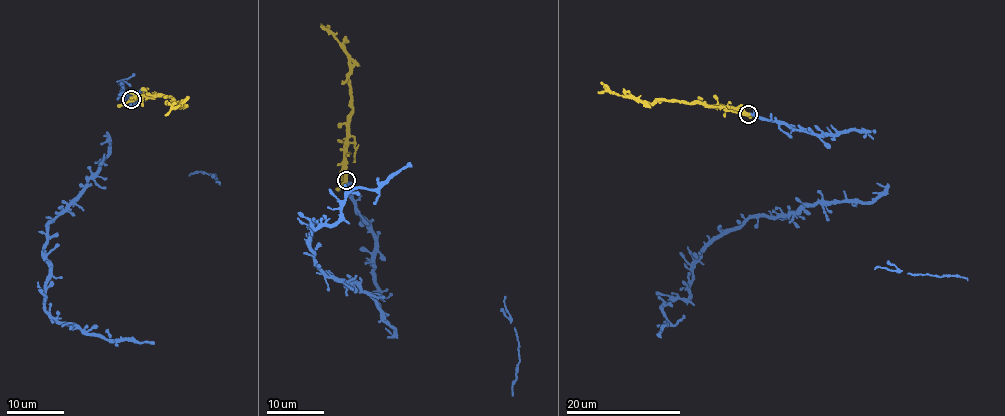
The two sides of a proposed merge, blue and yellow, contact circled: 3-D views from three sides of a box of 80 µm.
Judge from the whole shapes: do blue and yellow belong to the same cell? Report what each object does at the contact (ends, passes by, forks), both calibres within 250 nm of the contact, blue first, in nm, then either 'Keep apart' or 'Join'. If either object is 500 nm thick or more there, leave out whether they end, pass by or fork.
At the ring blue passes by. At the ring yellow forks. Thickness 240 nm (blue) against 320 nm. Join

